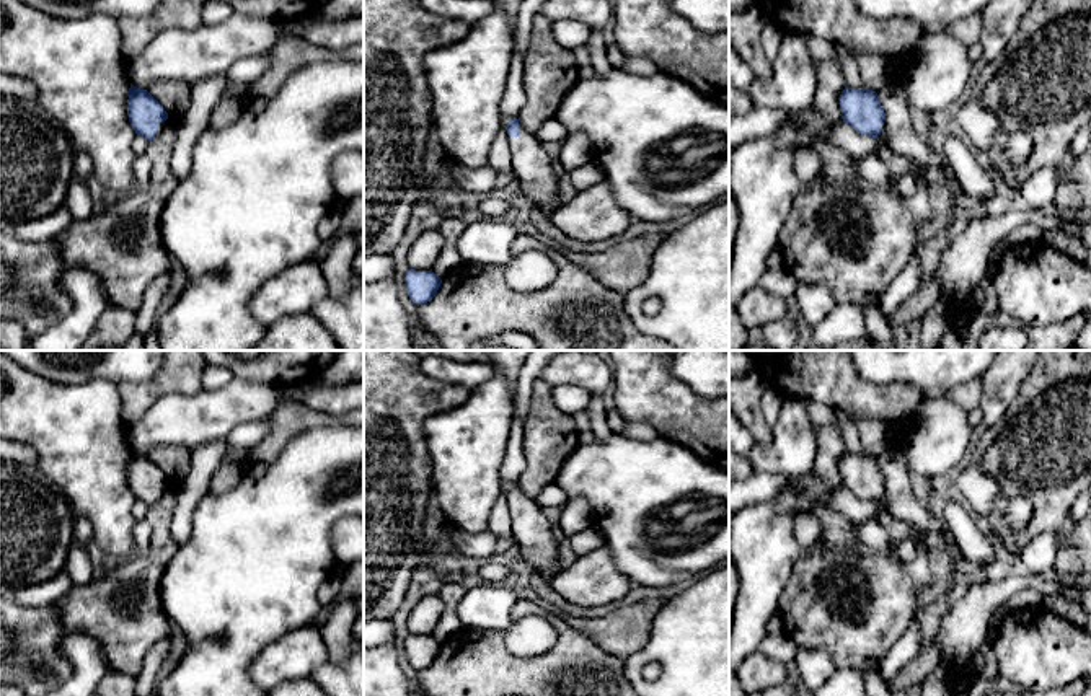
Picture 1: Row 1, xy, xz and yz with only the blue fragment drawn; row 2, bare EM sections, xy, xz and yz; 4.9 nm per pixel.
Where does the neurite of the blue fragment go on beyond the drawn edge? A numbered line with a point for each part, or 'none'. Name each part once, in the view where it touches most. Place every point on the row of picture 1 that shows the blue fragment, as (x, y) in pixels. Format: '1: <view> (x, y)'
1: xz (532, 167)

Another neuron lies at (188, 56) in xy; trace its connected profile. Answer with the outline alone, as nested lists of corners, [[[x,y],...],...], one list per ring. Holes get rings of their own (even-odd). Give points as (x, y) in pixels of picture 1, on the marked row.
[[[233,11],[217,24],[161,31],[129,62],[129,80],[147,90],[157,80],[194,85],[227,72],[238,60],[267,52],[282,41],[280,20]]]

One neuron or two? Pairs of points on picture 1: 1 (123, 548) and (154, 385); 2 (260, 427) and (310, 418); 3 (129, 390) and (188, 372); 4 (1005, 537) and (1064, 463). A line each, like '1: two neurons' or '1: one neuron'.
1: two neurons
2: two neurons
3: one neuron
4: one neuron

